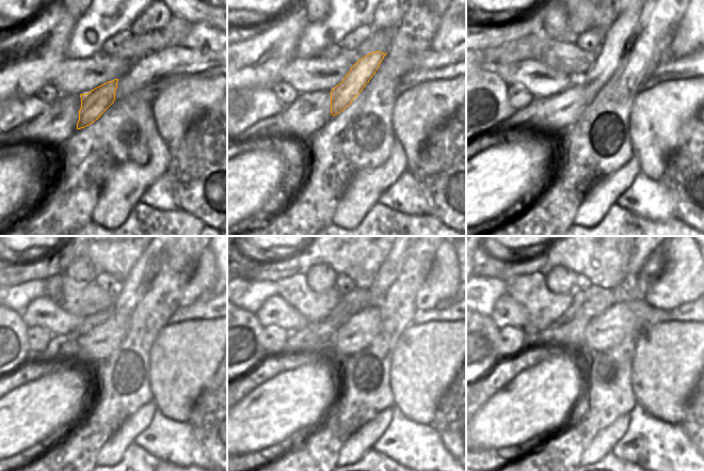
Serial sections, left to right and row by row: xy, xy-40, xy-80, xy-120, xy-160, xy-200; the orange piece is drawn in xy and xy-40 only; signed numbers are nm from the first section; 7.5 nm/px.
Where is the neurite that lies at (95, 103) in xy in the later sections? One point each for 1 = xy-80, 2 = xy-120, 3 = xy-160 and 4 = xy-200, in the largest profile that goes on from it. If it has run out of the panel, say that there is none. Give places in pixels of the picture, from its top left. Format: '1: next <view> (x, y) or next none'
1: next xy-80 (620, 36)
2: next xy-120 (132, 291)
3: next xy-160 (389, 270)
4: next xy-200 (638, 258)

